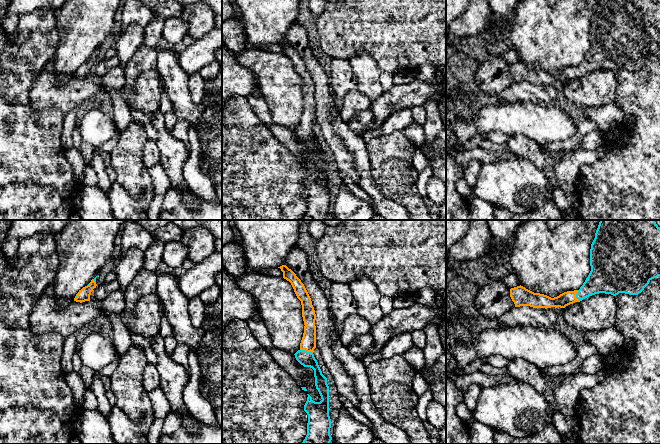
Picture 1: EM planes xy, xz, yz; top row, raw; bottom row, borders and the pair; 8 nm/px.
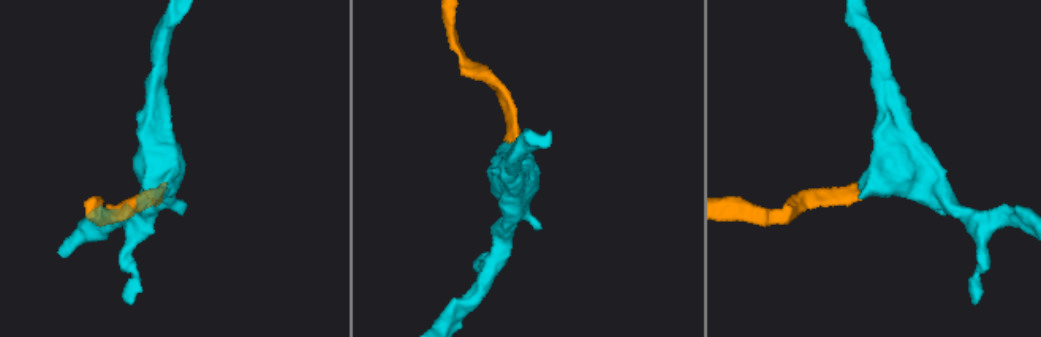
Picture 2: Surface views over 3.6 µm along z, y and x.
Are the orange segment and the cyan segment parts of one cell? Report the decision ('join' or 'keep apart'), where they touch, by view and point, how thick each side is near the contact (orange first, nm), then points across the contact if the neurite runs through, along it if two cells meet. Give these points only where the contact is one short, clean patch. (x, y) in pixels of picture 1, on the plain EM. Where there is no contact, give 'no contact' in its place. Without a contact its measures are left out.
join | xz (306, 126) | 120/120 nm | across xz (308, 118), (306, 126), (307, 135)

